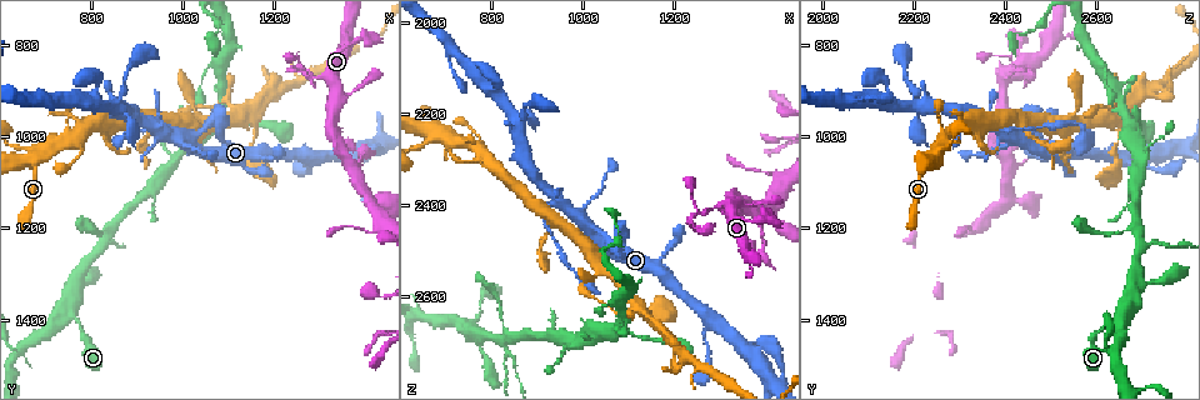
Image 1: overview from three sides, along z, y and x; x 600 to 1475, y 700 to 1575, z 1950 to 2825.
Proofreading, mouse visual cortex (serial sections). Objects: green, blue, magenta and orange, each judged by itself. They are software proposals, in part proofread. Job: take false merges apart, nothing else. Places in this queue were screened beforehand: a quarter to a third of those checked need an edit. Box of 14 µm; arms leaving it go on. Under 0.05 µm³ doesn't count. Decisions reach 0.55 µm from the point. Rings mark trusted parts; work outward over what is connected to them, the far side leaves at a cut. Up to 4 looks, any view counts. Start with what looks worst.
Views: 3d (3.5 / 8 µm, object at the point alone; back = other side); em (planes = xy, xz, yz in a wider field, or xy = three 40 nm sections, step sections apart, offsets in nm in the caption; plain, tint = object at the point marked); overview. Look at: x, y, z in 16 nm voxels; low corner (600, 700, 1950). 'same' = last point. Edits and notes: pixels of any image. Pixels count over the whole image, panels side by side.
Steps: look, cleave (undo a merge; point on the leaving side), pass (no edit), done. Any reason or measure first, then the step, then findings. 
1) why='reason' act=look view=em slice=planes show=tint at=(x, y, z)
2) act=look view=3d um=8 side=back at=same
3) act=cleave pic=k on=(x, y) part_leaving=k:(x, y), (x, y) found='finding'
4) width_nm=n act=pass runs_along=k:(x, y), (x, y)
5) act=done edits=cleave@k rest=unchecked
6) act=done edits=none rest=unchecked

act=look view=em slice=xy step=2 show=tint at=(1265, 860, 2420)

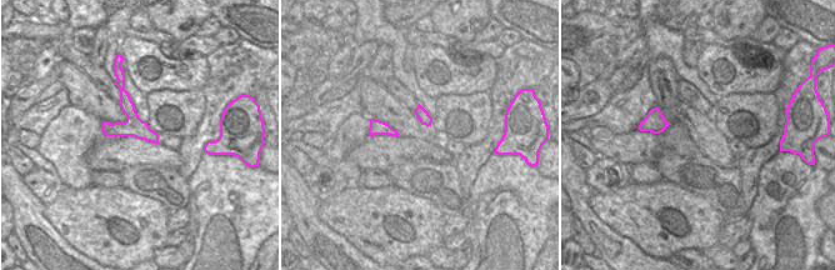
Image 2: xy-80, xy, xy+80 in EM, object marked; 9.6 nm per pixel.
act=look view=3d um=3.5 at=same

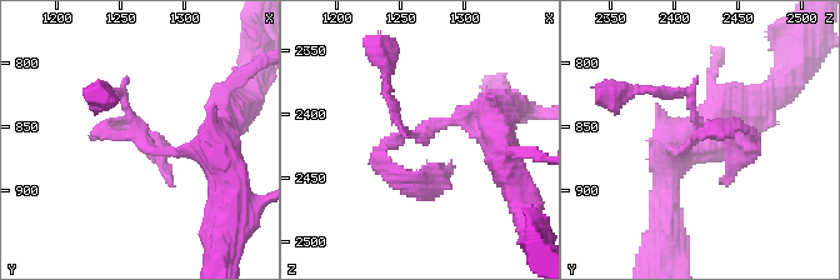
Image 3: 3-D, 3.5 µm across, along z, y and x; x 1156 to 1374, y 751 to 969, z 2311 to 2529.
act=cleave pic=3 on=(163, 160) part_leaving=3:(165, 151), (100, 133), (120, 125) found='a second cell is stuck on'

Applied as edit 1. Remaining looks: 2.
why='calibre changes' act=look view=3d um=8 at=(850, 1225, 2740)

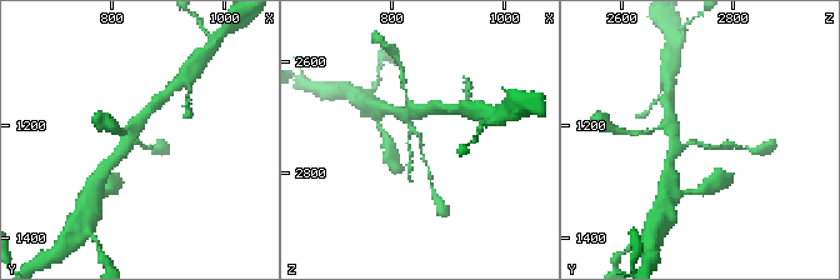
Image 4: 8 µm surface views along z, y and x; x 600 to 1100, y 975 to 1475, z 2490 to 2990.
why='shape alone is not enough' act=look view=em slice=xy step=1 show=tint at=(855, 1230, 2740)

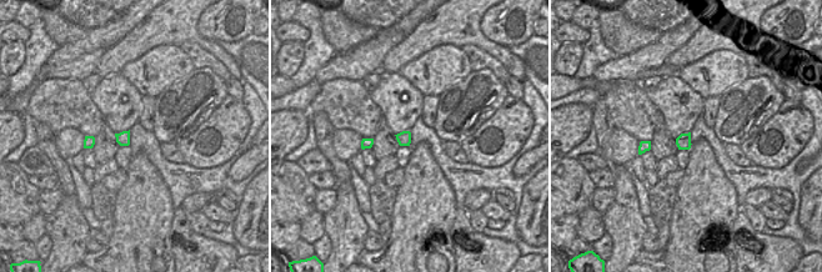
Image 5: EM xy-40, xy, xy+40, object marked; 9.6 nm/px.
act=pass runs_along=4:(400, 113), (420, 138), (428, 171) found='one cell here'

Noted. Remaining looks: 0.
act=done edits=cleave@3 rest=unchecked

